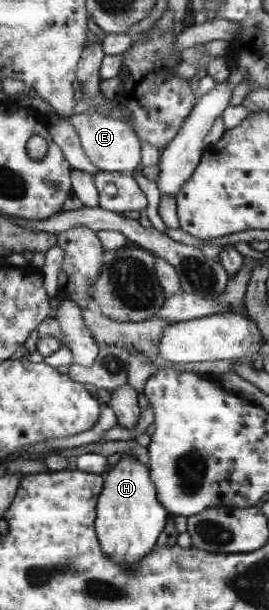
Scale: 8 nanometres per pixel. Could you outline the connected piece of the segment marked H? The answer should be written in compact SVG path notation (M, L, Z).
M123 454L112 471L105 474L104 489L98 498L97 537L101 541L102 552L110 558L110 562L121 567L129 567L150 555L168 521L164 505L156 499L157 489L154 489L155 484L146 466L135 455Z

